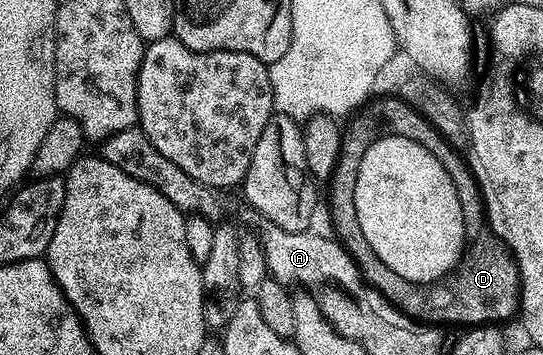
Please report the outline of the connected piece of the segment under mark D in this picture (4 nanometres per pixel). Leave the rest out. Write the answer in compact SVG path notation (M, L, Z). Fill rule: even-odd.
M392 94L392 96L383 96L380 100L374 100L364 104L350 117L349 123L351 125L343 132L343 145L339 151L339 161L335 167L335 173L331 175L329 181L331 189L327 192L327 208L331 211L331 224L335 227L334 239L338 240L343 249L353 258L353 262L363 275L364 284L380 292L391 305L397 310L401 310L406 316L410 316L412 320L436 326L448 326L447 324L474 326L477 324L495 324L503 322L499 320L507 320L510 316L514 317L519 310L519 267L516 266L515 258L511 255L507 243L488 225L487 207L483 204L483 191L479 189L479 183L476 182L475 175L471 173L470 163L464 157L462 160L459 157L462 155L457 149L416 108L406 104L398 95ZM383 136L421 138L425 150L429 150L429 154L433 154L433 158L437 158L441 162L441 166L445 166L445 174L449 174L449 178L453 178L453 186L457 190L457 202L461 202L463 235L465 237L463 255L459 257L451 271L446 272L444 276L437 278L431 284L418 284L395 276L393 270L389 270L389 266L385 266L385 262L381 262L381 258L377 258L377 254L373 254L373 246L369 246L365 234L361 234L361 222L357 222L357 198L355 197L357 178L355 171L359 169L361 158L365 158L365 150L369 146L373 146L373 142L377 142Z

